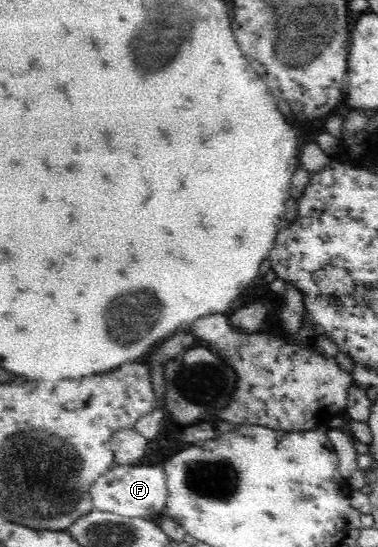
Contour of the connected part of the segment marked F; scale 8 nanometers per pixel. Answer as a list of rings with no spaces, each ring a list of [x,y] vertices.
[[[163,462],[157,464],[115,466],[91,486],[92,507],[127,518],[155,518],[165,512],[168,498],[167,474]]]

